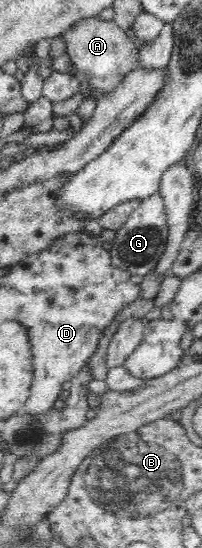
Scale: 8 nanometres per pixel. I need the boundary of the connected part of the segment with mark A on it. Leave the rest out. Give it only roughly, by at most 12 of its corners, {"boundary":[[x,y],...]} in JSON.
{"boundary":[[84,17],[60,38],[100,94],[138,66],[137,43],[112,19]]}

